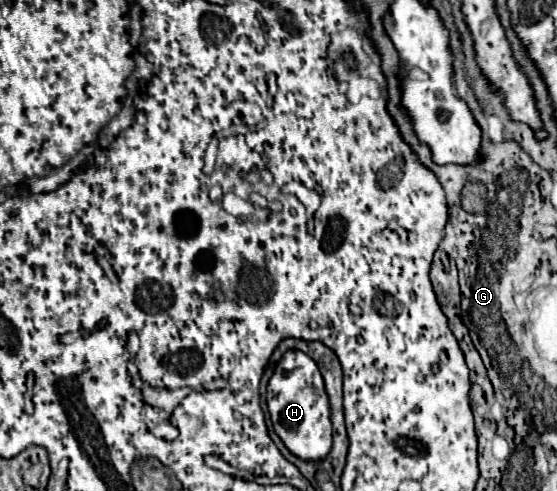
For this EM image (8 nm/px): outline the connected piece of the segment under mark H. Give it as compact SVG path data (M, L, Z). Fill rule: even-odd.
M286 350L266 388L266 402L274 430L286 448L302 460L322 460L330 452L332 444L330 402L324 386L320 386L316 380L322 380L322 376L314 360L300 350Z

